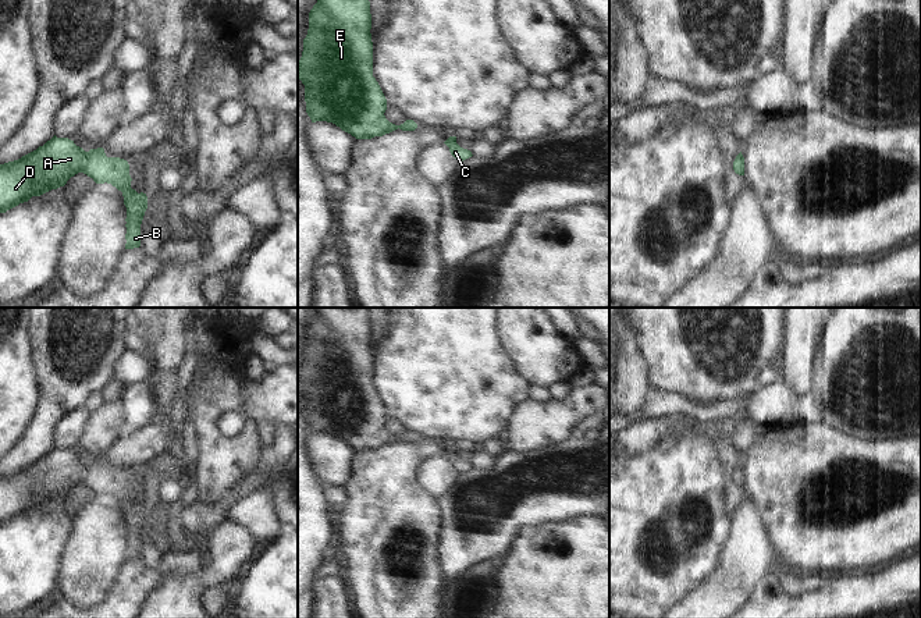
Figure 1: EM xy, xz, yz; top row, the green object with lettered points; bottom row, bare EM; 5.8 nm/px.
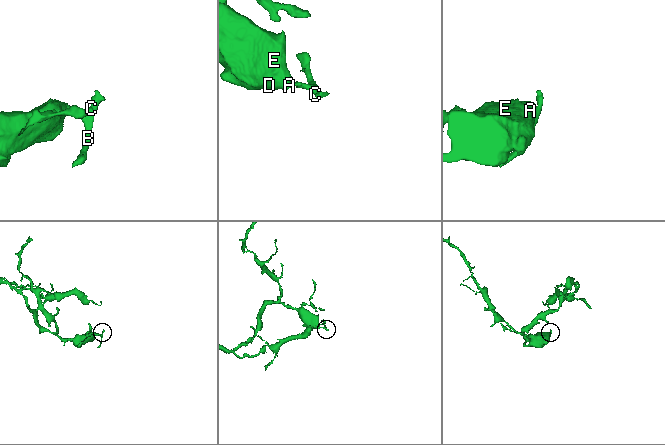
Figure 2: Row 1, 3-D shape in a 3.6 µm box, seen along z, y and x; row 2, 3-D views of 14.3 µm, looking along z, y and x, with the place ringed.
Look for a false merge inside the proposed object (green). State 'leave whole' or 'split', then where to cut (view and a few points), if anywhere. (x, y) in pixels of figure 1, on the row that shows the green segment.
leave whole; cut none

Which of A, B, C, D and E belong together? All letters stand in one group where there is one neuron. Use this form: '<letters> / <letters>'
A B C D E

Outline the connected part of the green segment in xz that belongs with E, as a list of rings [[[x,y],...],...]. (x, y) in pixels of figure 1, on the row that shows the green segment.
[[[317,0],[309,13],[309,29],[303,39],[302,57],[298,61],[299,79],[305,85],[306,113],[312,122],[327,121],[356,139],[383,136],[395,129],[415,131],[417,124],[406,120],[401,125],[390,122],[384,113],[387,99],[373,77],[371,14],[369,0]]]

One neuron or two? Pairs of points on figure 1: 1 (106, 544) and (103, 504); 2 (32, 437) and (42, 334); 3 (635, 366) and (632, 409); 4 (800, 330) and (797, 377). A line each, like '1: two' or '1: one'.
1: one
2: one
3: one
4: one

